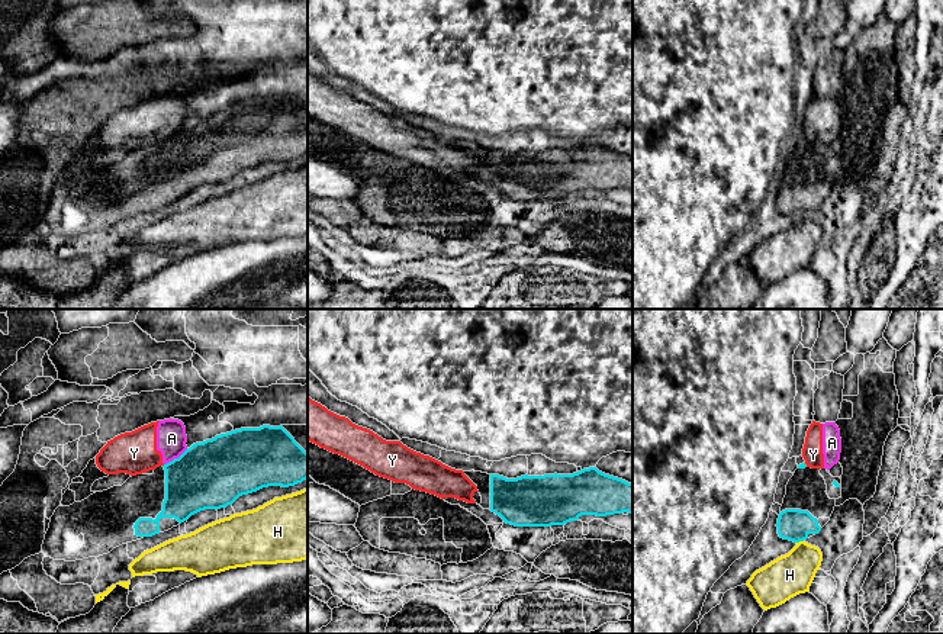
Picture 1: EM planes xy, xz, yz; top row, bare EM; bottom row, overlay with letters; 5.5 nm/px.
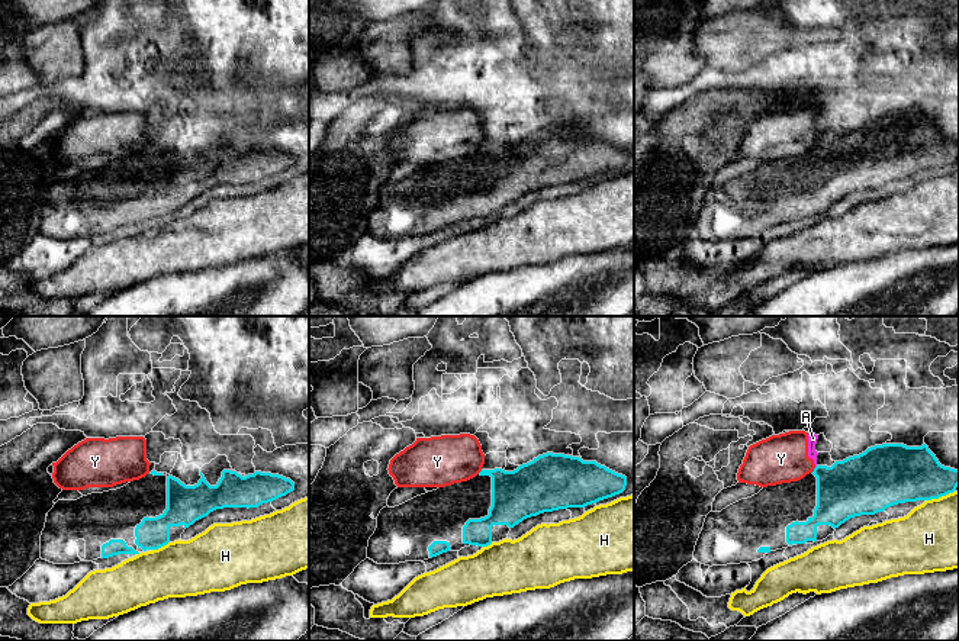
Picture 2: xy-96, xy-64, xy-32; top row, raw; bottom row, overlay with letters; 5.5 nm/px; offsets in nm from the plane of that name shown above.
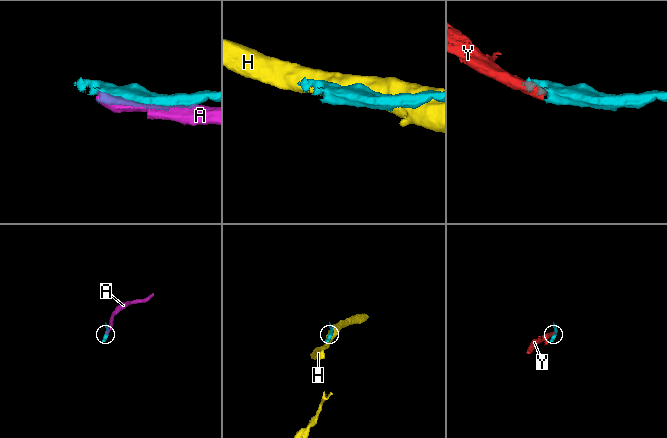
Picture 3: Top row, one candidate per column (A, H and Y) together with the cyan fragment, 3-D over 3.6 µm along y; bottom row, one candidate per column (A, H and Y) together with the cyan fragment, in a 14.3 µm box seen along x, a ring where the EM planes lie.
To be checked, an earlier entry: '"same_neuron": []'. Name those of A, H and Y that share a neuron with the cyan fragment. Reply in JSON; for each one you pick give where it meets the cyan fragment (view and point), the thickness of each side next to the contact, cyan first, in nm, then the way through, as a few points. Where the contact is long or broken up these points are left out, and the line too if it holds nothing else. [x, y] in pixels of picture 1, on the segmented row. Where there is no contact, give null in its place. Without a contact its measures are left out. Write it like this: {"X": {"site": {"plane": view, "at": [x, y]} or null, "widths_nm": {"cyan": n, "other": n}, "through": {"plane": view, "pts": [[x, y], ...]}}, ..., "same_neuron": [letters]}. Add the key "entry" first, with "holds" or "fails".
{"entry": "holds", "same_neuron": []}

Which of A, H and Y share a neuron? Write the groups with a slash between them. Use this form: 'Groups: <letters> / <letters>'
Groups: A Y / H

